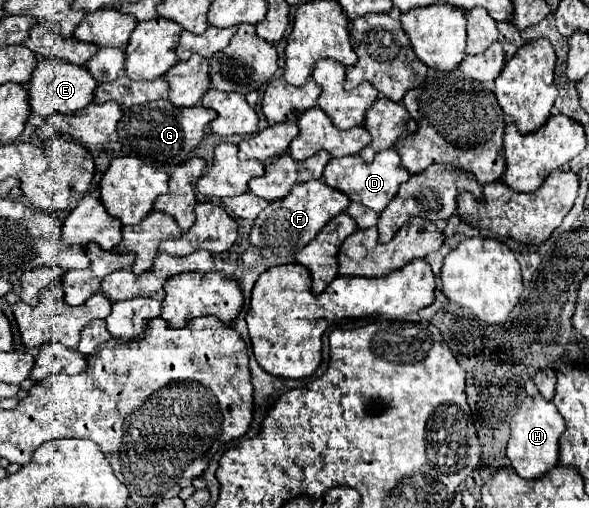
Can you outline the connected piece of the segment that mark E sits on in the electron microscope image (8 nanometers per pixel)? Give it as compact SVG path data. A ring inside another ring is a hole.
M40 59L34 69L34 75L28 83L30 109L34 115L40 115L40 117L48 117L56 111L66 113L66 115L76 113L92 103L96 85L98 85L96 79L92 79L88 69L82 65L74 65L64 59Z

